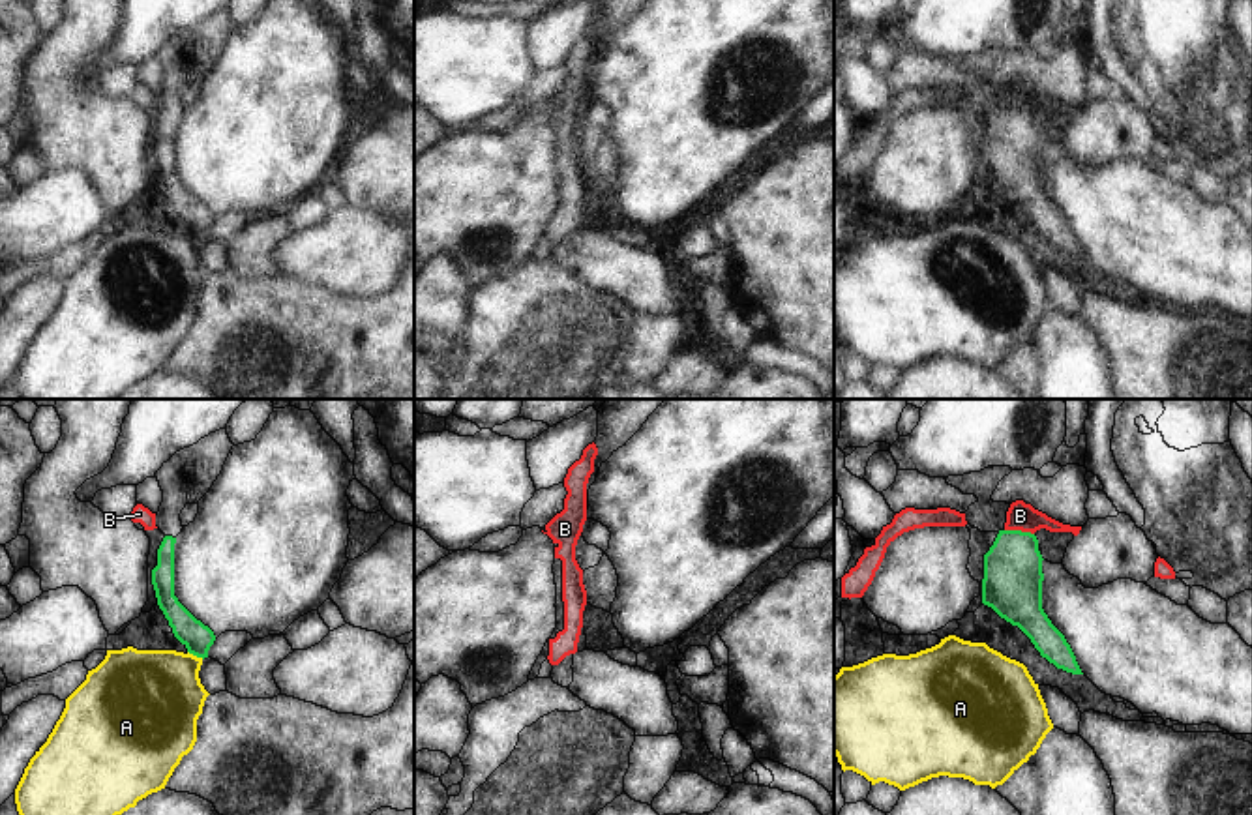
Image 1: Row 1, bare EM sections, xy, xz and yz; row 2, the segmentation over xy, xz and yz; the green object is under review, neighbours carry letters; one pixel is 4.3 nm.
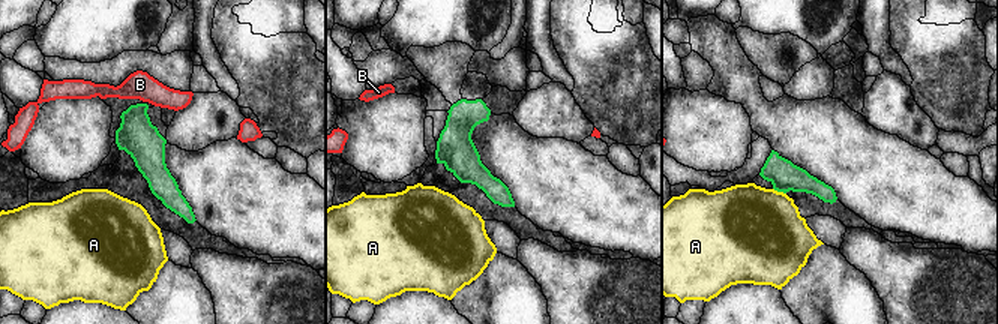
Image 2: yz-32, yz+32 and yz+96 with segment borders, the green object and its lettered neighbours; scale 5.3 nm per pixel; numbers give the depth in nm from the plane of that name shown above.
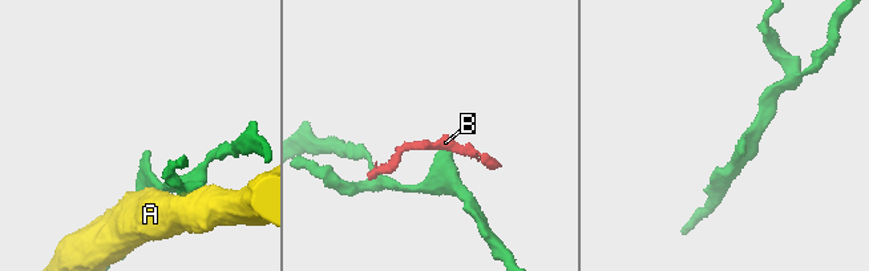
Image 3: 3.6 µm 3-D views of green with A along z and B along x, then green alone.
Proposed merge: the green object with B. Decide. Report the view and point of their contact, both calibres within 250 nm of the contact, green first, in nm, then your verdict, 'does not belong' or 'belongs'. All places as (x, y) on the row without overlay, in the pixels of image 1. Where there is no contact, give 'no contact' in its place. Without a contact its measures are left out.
meets green in yz at (1020, 111); 260 nm thick on the green side, 120 nm on the other; does not belong

